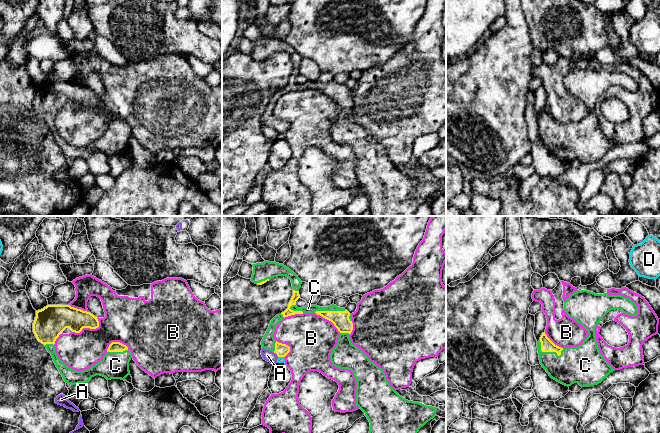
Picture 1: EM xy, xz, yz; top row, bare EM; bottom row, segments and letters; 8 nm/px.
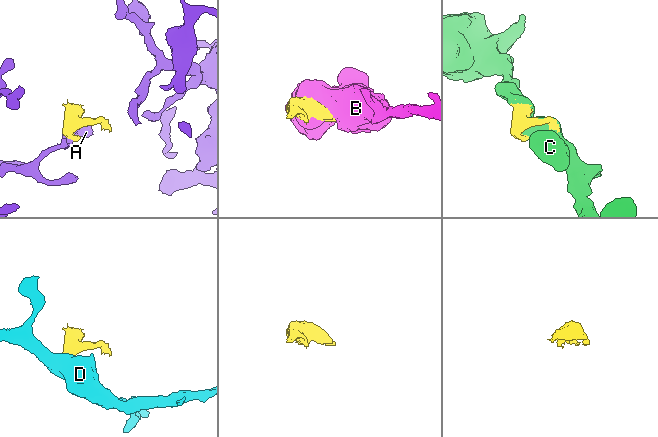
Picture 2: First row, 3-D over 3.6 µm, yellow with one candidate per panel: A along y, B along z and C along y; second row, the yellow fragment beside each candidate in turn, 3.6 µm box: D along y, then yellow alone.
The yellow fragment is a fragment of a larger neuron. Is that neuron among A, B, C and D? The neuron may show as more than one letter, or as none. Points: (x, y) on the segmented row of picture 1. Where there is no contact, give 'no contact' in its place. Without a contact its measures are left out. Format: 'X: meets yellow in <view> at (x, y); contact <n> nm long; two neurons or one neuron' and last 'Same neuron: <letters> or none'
A: meets yellow in xz at (276, 353); contact 60 nm long; two neurons
B: meets yellow in xy at (87, 327); contact 240 nm long; two neurons
C: meets yellow in yz at (547, 351); contact 220 nm long; one neuron
D: meets yellow in xz at (281, 356); contact 50 nm long; two neurons
Same neuron: C

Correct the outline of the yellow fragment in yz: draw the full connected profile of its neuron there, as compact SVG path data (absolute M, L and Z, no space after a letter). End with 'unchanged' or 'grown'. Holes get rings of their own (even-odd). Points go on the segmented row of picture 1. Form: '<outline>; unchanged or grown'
M577 290L569 295L564 302L564 310L569 317L588 331L589 336L578 347L561 348L555 345L545 332L542 333L537 342L539 360L552 379L568 387L574 383L578 383L581 387L589 387L601 383L611 372L615 371L599 351L595 327L609 311L616 309L631 316L638 314L638 306L631 299L621 295L595 294L587 290Z; grown

